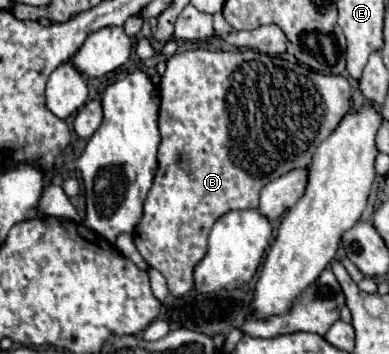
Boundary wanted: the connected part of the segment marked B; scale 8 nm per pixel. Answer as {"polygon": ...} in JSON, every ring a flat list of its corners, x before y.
{"polygon":[[193,49,175,53,167,59,167,69,159,83,161,91,161,107,159,107,159,133,161,133,161,145,159,145,159,169,153,179,153,187,147,193,145,205,143,205,143,219,133,231,133,241,137,251,143,255,143,259,157,271,163,273,169,285,169,293,173,297,183,297,193,289,193,269,203,259,207,237,211,231,211,225,225,213,235,209,255,209,259,203,259,191,261,187,275,177,281,177,293,169,305,169,311,163,311,157,319,143,327,139,337,123,343,119,343,115,349,111,349,81,343,75,323,75,309,67,303,67,299,63,289,63,281,57,269,57,265,53,253,51,253,49,231,49,231,51,209,51,209,49]]}

